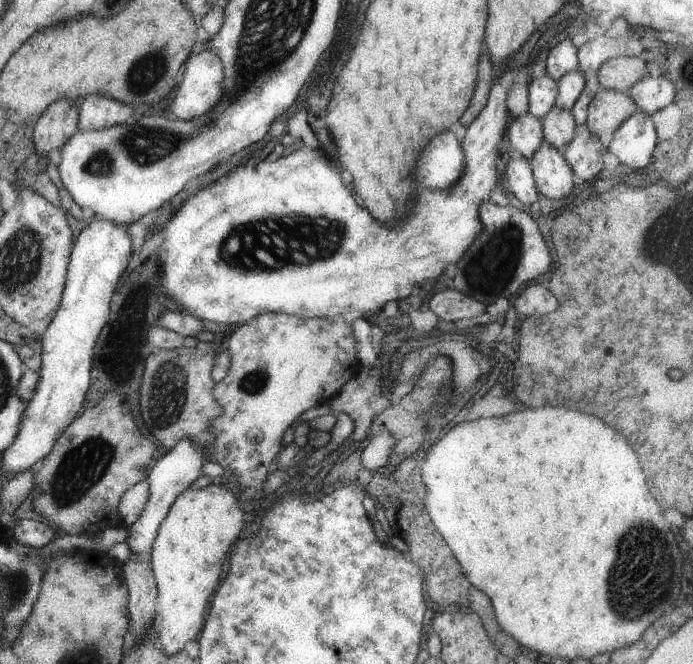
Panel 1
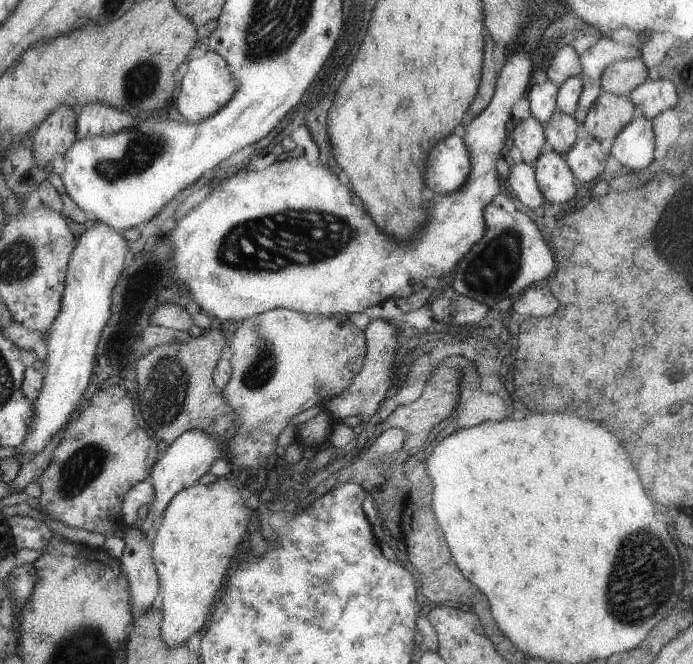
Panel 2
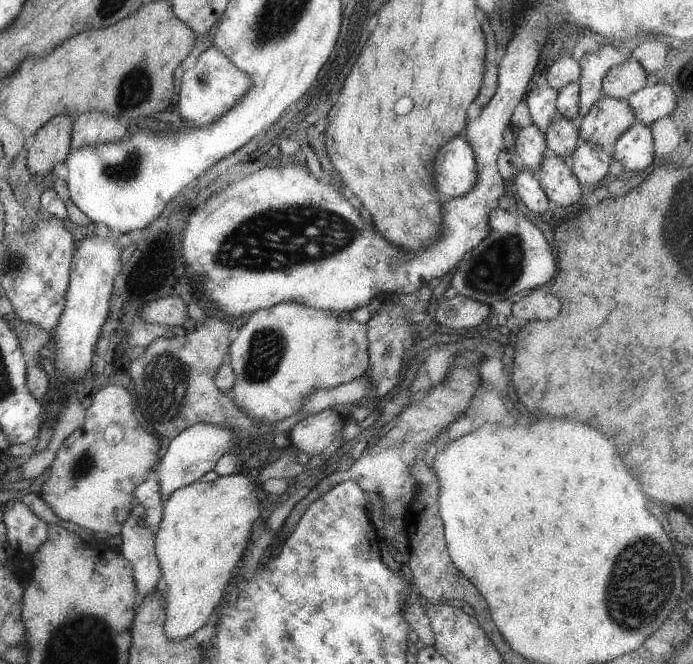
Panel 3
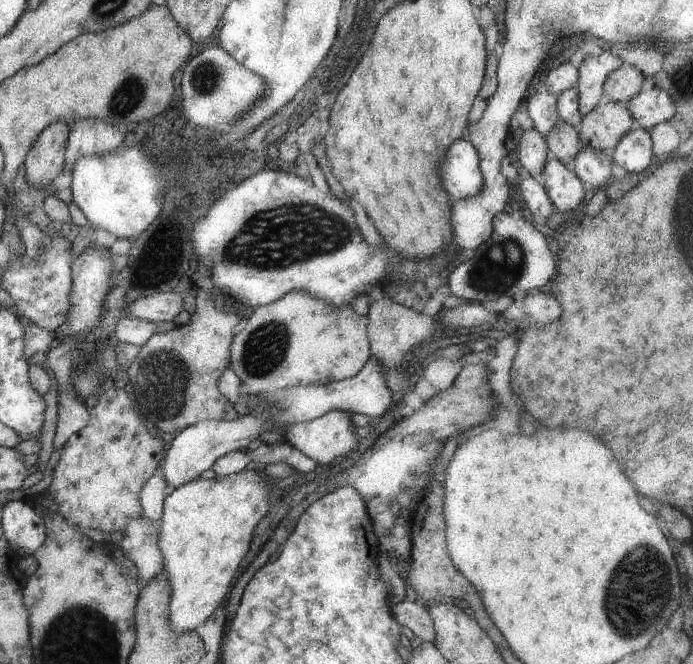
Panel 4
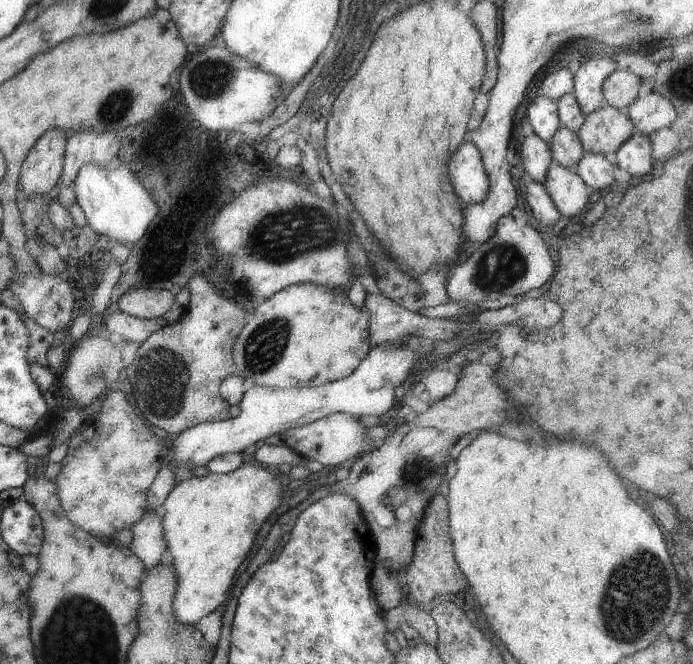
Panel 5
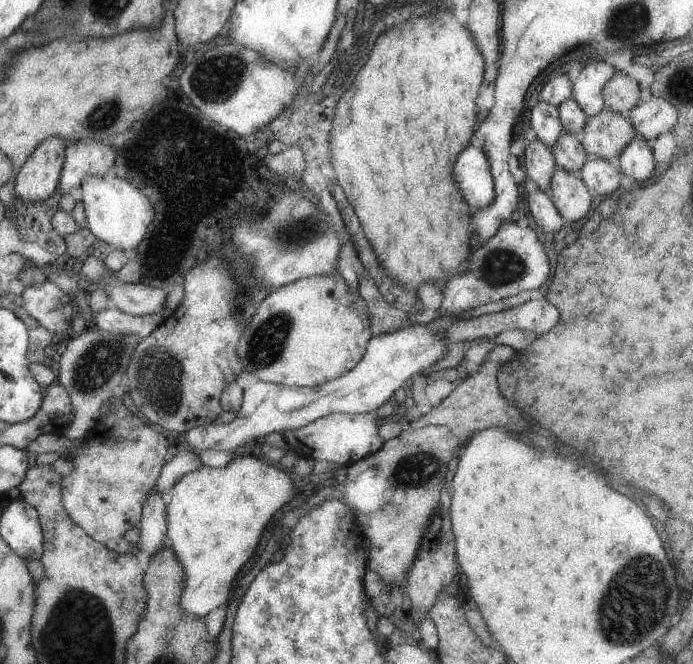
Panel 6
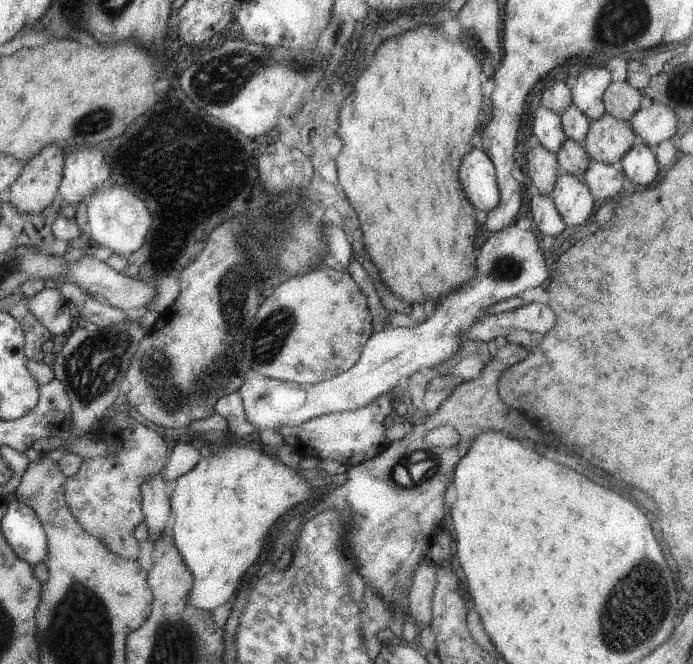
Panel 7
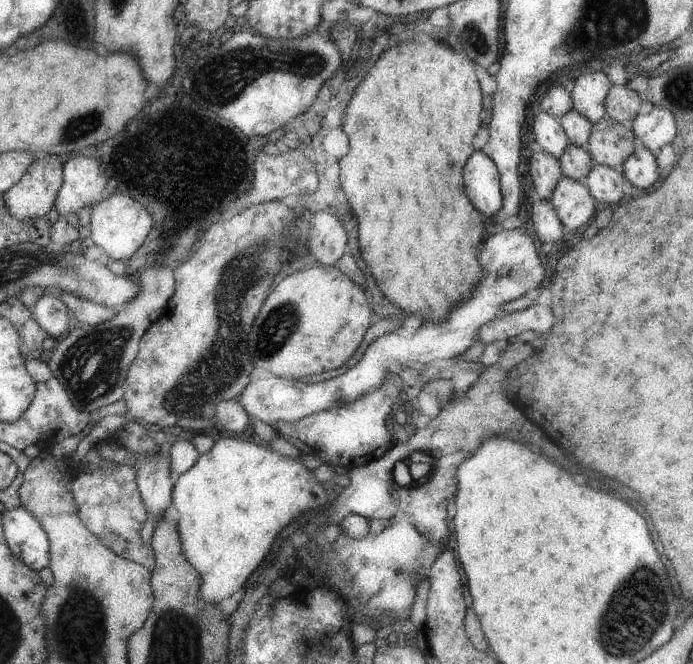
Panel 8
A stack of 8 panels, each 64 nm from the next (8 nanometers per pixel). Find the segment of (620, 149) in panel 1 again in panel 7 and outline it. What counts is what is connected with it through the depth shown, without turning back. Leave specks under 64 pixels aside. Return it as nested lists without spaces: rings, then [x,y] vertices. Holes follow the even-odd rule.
[[[637,140],[620,158],[622,174],[632,183],[647,186],[657,176],[657,163],[653,150]]]

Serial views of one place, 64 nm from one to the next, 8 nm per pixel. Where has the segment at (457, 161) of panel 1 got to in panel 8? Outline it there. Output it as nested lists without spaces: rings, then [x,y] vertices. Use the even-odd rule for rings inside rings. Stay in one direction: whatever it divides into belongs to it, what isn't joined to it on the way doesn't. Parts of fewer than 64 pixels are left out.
[[[481,150],[477,151],[467,160],[463,178],[469,202],[481,214],[485,214],[485,220],[491,220],[502,205],[499,173],[495,163]]]

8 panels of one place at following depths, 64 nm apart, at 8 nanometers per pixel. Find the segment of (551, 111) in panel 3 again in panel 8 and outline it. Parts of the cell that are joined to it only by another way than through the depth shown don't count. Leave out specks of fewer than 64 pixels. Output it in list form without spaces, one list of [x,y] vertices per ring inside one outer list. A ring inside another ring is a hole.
[[[541,110],[539,111],[533,118],[532,124],[535,147],[548,152],[558,160],[560,154],[569,144],[568,138],[565,136],[557,118]]]

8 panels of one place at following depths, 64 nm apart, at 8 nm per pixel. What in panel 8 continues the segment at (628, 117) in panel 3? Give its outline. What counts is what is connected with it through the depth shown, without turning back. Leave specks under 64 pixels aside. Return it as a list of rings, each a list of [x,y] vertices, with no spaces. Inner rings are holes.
[[[605,116],[592,123],[591,132],[584,147],[593,163],[608,167],[617,166],[634,151],[637,140],[634,132],[624,123]]]

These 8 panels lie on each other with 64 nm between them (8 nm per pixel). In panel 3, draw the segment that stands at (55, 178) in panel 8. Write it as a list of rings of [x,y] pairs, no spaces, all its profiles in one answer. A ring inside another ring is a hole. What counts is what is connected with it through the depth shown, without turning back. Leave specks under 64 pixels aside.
[[[57,114],[35,132],[27,151],[27,169],[34,176],[45,176],[53,166],[64,162],[71,148],[73,118]]]

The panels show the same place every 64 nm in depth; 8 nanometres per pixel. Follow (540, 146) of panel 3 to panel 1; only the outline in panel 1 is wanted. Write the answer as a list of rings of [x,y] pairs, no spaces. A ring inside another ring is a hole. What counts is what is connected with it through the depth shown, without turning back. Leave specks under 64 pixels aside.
[[[528,112],[515,117],[507,128],[507,138],[511,148],[528,159],[544,142],[541,121]]]

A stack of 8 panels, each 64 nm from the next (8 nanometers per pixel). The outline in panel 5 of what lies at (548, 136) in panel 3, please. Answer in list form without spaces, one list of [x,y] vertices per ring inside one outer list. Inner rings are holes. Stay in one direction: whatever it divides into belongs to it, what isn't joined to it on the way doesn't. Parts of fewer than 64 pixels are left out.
[[[561,126],[552,134],[548,145],[552,160],[566,169],[573,169],[585,154],[577,132]]]

